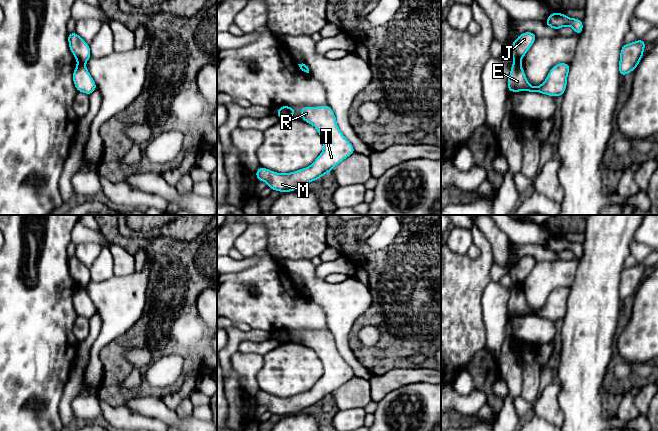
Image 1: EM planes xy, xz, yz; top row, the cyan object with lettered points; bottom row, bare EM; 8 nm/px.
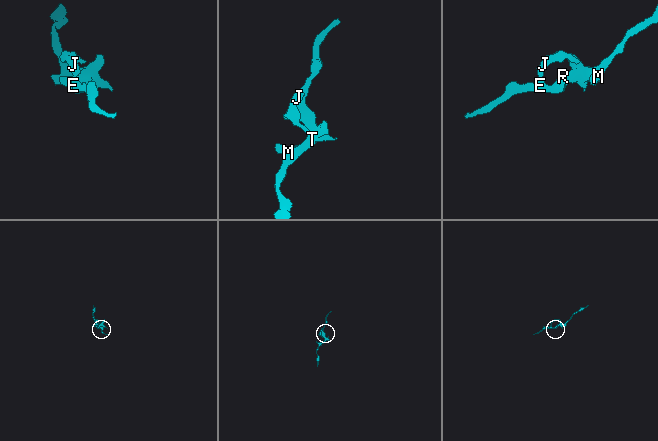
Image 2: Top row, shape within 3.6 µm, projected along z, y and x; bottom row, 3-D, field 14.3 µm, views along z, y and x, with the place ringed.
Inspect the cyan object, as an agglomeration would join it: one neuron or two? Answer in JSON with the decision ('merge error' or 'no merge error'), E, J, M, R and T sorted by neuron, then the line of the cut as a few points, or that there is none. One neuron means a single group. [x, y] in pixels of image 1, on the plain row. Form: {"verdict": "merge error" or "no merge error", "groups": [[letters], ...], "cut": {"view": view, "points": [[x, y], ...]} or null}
{"verdict": "merge error", "groups": [["E", "M", "R", "T"], ["J"]], "cut": {"view": "xy", "points": [[78, 287], [84, 288]]}}

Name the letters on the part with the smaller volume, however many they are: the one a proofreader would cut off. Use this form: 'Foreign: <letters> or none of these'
Foreign: J

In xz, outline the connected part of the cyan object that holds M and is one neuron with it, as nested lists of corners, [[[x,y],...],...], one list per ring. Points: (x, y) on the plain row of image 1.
[[[329,329],[302,331],[300,337],[303,345],[316,352],[323,364],[323,375],[309,391],[291,397],[281,398],[260,390],[255,397],[257,404],[266,406],[272,414],[286,417],[302,413],[307,407],[330,397],[336,389],[355,377],[353,369],[337,350]]]

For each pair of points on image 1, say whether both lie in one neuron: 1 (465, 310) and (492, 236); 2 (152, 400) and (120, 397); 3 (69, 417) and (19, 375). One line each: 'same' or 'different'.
1: different
2: different
3: different

